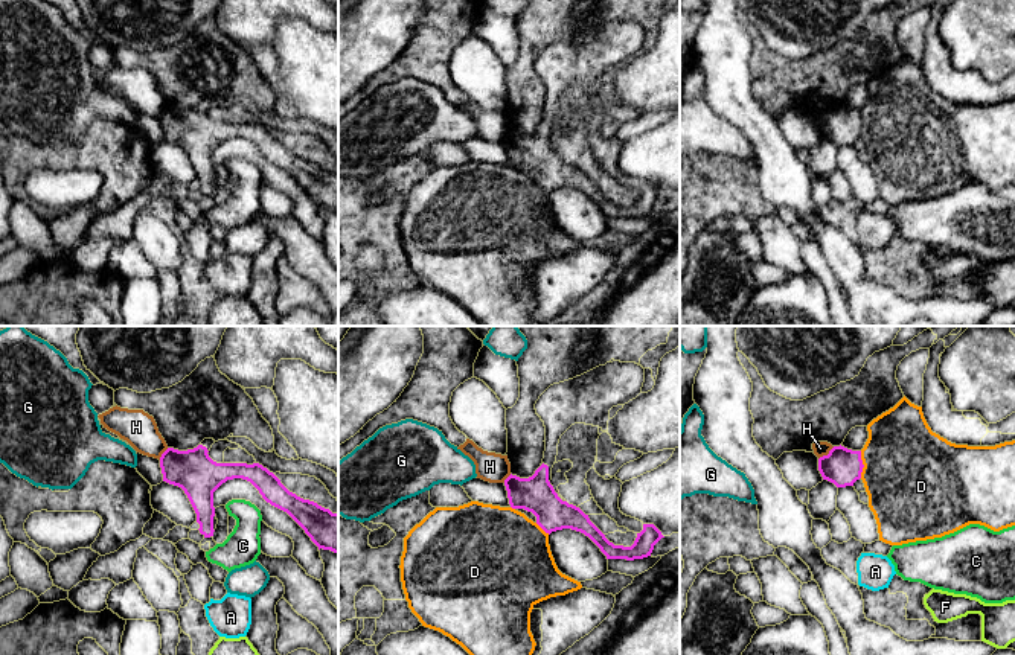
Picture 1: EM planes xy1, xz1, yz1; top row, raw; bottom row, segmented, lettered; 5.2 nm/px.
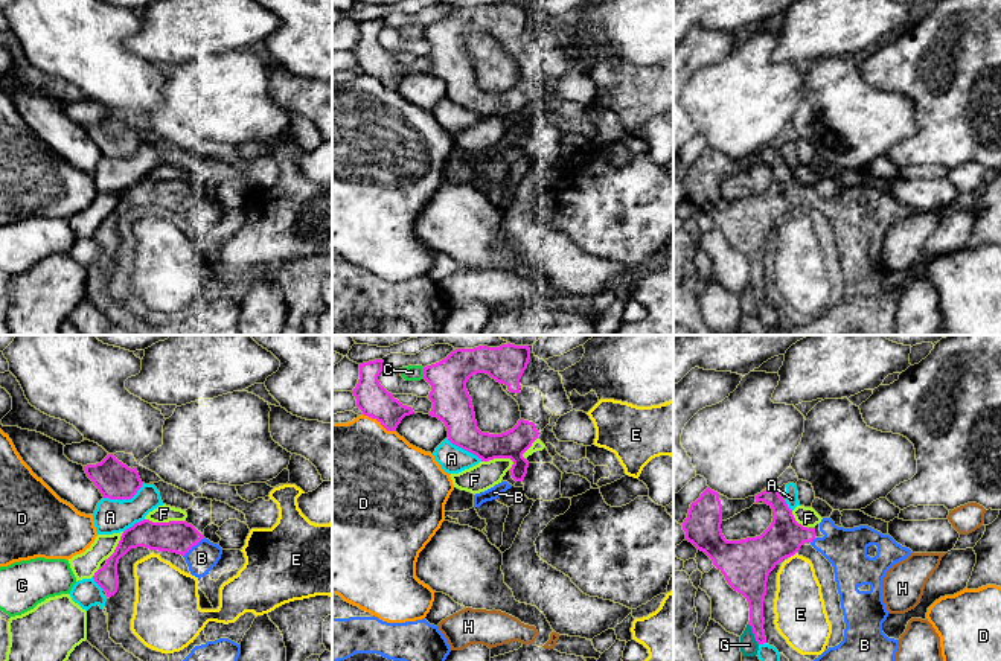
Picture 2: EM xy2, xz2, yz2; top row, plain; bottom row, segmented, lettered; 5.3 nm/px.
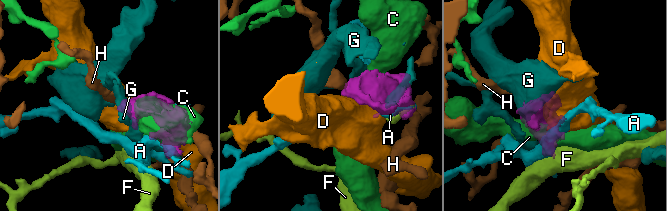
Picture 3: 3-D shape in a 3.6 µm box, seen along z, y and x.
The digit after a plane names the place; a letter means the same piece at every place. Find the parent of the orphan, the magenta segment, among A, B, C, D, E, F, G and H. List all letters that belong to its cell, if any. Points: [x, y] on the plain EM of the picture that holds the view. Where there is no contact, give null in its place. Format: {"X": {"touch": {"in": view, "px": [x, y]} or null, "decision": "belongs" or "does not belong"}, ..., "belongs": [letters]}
{"A": {"touch": {"in": "xy2", "px": [124, 157]}, "decision": "does not belong"}, "B": {"touch": {"in": "xy2", "px": [194, 203]}, "decision": "belongs"}, "C": {"touch": {"in": "xz2", "px": [424, 32]}, "decision": "does not belong"}, "D": {"touch": {"in": "xz2", "px": [380, 79]}, "decision": "does not belong"}, "E": {"touch": {"in": "yz2", "px": [791, 213]}, "decision": "does not belong"}, "F": {"touch": {"in": "xy2", "px": [165, 182]}, "decision": "does not belong"}, "G": {"touch": {"in": "yz2", "px": [753, 291]}, "decision": "does not belong"}, "H": {"touch": {"in": "yz1", "px": [828, 113]}, "decision": "does not belong"}, "belongs": ["B"]}

